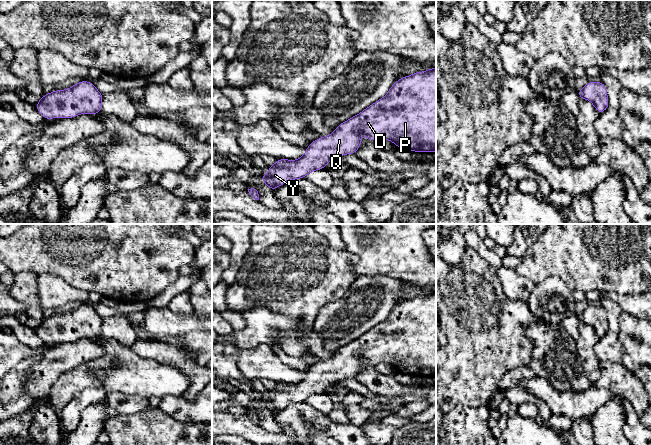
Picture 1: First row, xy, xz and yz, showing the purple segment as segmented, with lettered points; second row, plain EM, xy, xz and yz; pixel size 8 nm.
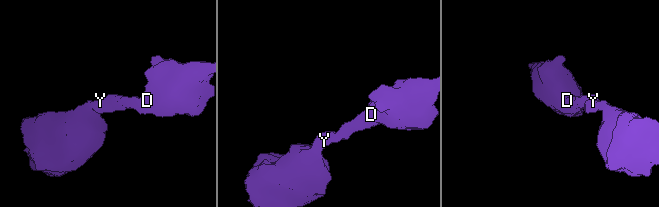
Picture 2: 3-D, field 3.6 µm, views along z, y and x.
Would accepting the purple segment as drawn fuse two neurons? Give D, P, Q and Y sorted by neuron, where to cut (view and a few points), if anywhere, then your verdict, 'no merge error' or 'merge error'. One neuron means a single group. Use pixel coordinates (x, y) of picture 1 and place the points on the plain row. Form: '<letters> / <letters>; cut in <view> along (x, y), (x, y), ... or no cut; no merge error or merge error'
D P Q Y; no cut; no merge error

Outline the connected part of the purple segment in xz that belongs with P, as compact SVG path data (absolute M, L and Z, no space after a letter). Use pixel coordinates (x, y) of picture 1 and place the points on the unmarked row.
M430 292L424 296L415 296L410 300L398 303L383 322L356 340L340 347L330 359L311 366L301 382L298 384L277 383L274 389L268 391L268 398L260 398L260 402L273 415L289 404L305 402L312 395L324 393L329 385L334 385L338 380L355 378L362 366L361 358L375 366L381 363L390 364L398 372L404 374L422 377L436 376L436 292Z

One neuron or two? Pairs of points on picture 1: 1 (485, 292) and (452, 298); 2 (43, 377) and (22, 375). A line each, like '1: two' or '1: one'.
1: one
2: two

